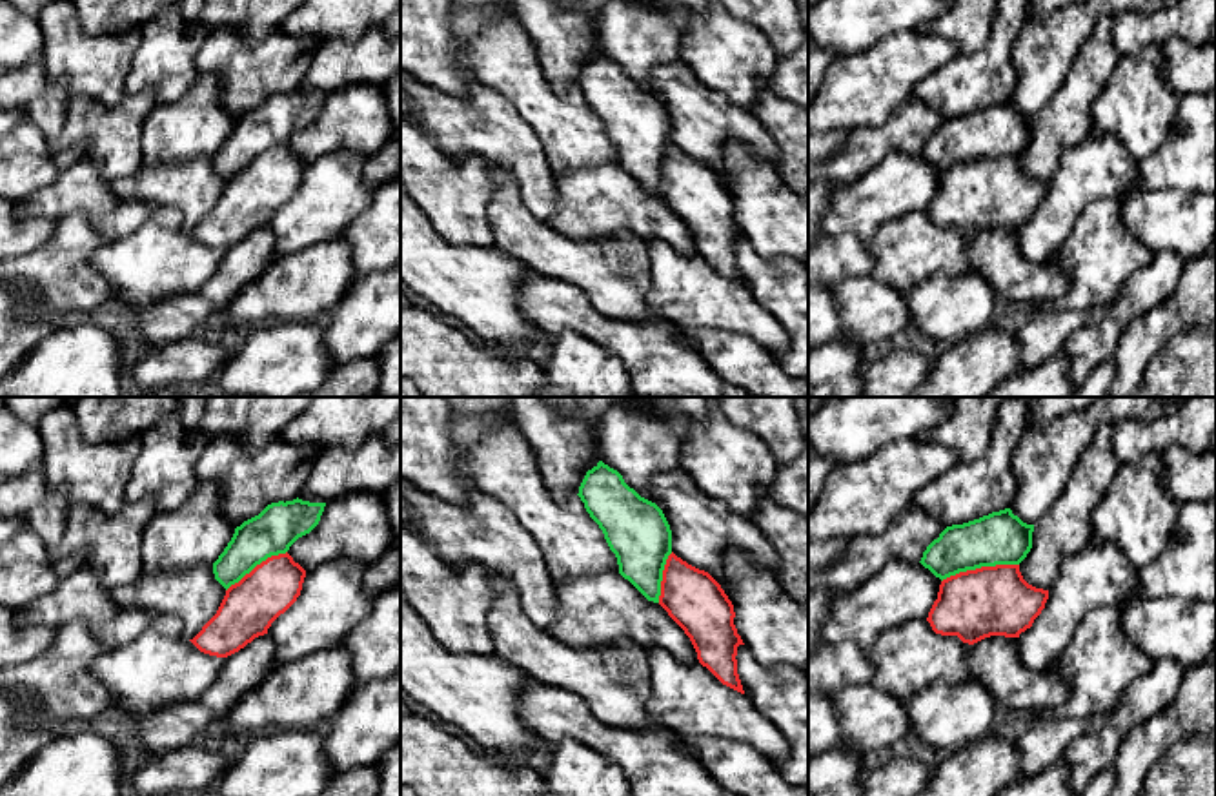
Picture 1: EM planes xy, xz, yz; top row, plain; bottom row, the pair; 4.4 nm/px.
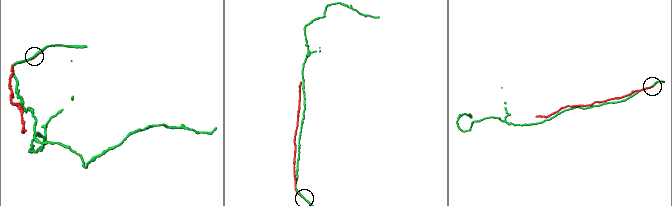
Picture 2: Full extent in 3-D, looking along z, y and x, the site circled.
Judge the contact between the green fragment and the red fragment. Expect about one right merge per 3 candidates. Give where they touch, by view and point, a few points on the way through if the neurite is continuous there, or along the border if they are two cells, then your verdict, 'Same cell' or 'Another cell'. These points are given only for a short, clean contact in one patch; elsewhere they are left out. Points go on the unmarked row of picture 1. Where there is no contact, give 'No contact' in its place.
Touches green at yz (980, 159). Another cell

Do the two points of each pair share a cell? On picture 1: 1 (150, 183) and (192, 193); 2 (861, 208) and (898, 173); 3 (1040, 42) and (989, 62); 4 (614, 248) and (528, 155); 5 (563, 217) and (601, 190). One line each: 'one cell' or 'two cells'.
1: one cell
2: one cell
3: two cells
4: two cells
5: one cell

